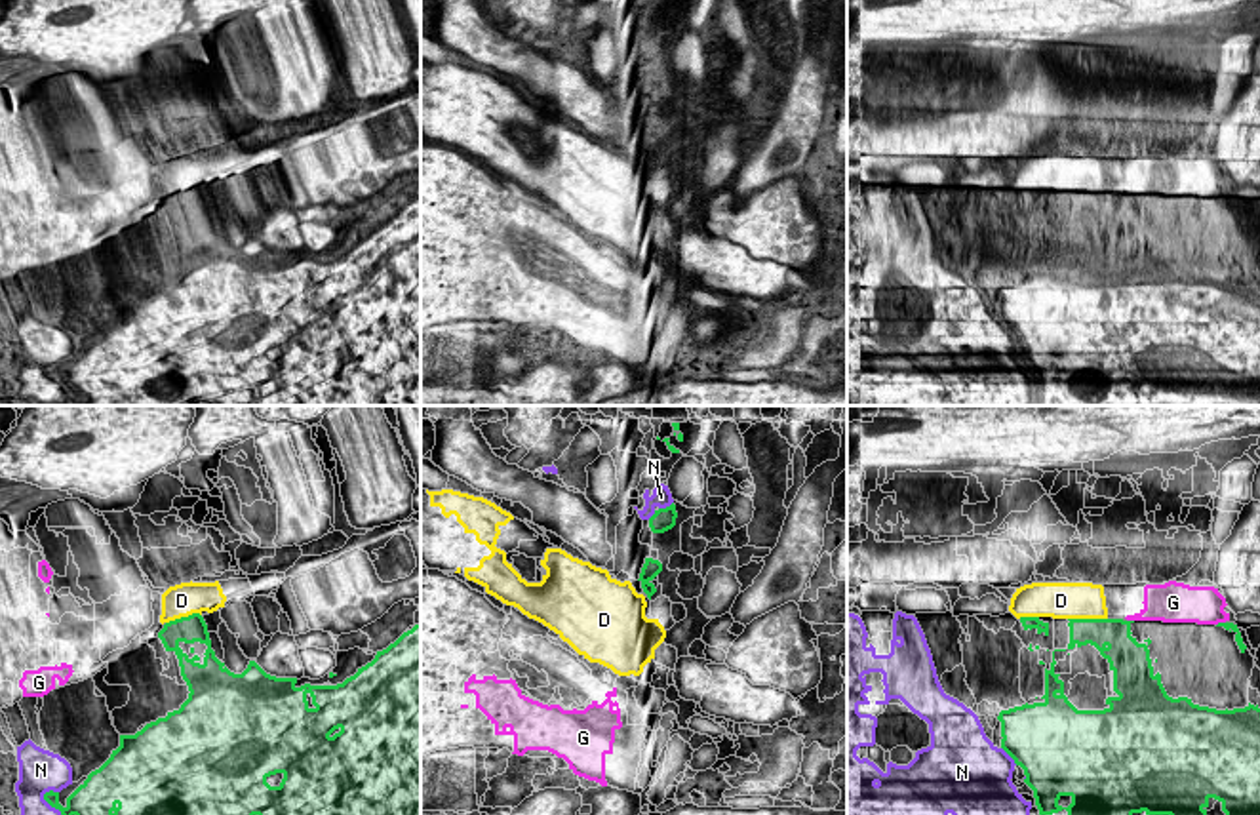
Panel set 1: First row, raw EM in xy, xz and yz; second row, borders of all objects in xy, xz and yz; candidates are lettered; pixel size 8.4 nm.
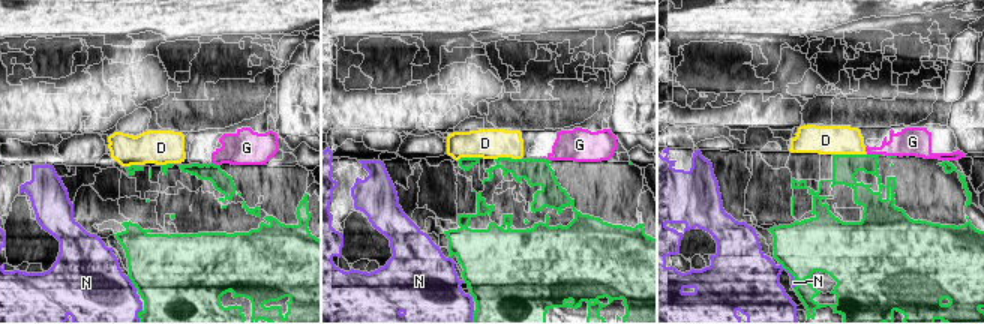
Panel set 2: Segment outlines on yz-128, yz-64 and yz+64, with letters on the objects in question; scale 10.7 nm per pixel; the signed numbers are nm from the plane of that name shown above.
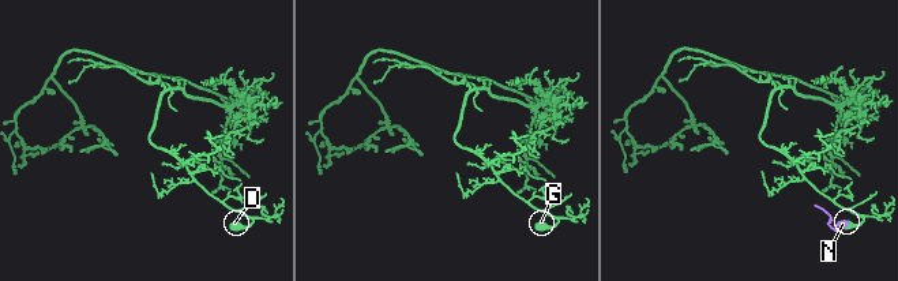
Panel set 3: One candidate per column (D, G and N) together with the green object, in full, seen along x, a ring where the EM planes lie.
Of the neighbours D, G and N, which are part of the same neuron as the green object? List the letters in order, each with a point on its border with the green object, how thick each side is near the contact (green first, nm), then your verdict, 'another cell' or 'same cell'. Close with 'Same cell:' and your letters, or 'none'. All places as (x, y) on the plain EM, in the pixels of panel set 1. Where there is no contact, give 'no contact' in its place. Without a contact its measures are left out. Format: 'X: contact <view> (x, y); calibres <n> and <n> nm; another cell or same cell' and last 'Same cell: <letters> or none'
D: contact yz (1087, 193); calibres 240 and 320 nm; another cell
G: contact yz (1220, 197); calibres 60 and 320 nm; another cell
N: contact yz (1009, 328); calibres 500 and 440 nm; another cell
Same cell: none

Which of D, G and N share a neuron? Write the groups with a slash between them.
D / G / N

